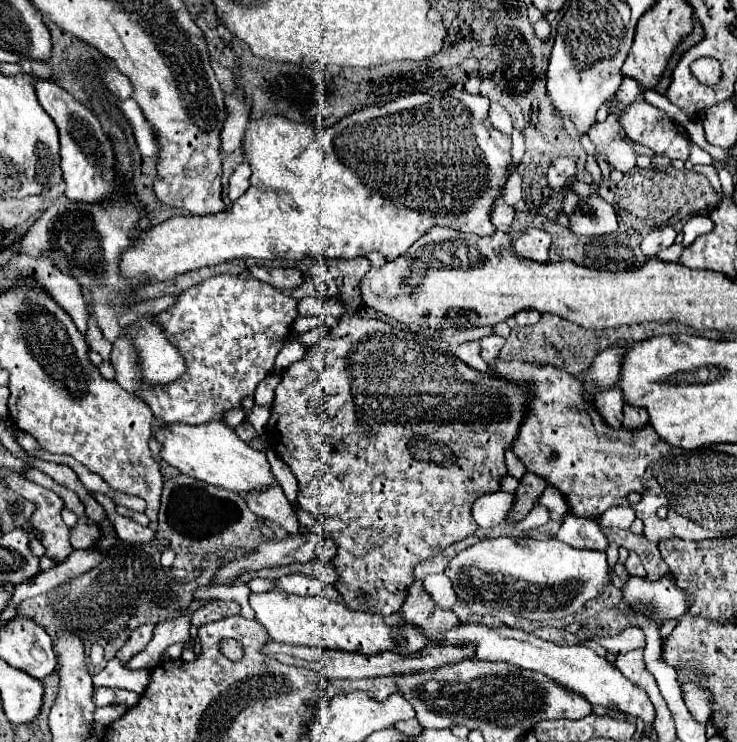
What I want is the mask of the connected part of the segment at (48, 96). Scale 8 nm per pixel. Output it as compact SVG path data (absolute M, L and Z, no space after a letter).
M35 78L33 86L35 86L35 94L37 94L39 104L55 120L55 124L59 128L61 170L63 170L63 178L67 184L65 196L69 200L77 200L77 202L91 202L91 200L101 202L117 186L117 176L113 170L115 158L113 158L111 144L107 142L107 134L103 130L103 124L91 114L91 110L87 106L83 106L79 100L75 100L59 84Z

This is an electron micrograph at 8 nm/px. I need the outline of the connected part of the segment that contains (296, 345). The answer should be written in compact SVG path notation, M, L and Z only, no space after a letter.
M287 340L285 346L281 348L281 352L277 354L277 360L275 360L275 368L279 370L285 370L287 366L291 366L293 362L299 362L303 360L307 354L307 346L301 344L299 340Z

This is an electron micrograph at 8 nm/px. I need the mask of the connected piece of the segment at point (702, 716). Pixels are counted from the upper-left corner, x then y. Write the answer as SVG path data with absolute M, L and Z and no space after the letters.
M689 682L683 684L681 690L683 690L683 698L685 698L685 704L687 704L691 716L699 724L705 726L711 718L711 692L699 688L697 684L689 684Z

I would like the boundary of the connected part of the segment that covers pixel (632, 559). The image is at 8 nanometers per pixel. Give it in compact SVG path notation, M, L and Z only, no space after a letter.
M629 552L629 556L624 565L628 574L631 576L641 576L641 578L647 576L647 574L645 574L645 568L643 568L643 564L641 564L641 558L639 558L635 552Z

